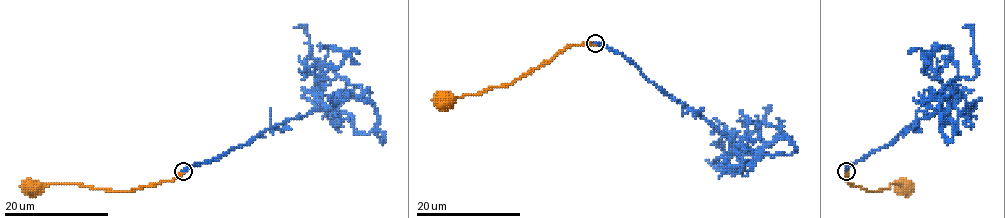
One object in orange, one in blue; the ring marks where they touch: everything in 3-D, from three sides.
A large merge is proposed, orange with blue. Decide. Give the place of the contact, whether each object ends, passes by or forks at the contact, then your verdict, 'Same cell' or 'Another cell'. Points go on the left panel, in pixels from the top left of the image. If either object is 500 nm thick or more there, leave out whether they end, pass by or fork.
Place: (183, 171). At the ring orange ends. At the ring blue ends. Another cell

